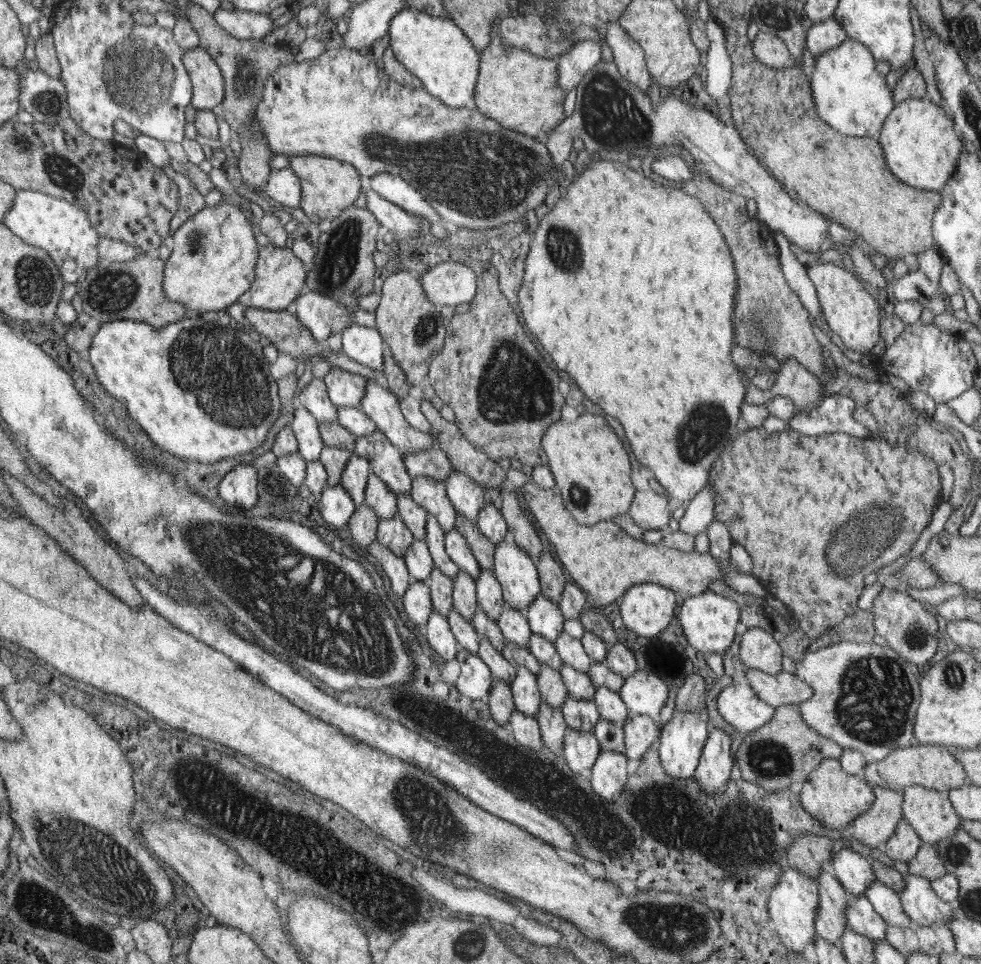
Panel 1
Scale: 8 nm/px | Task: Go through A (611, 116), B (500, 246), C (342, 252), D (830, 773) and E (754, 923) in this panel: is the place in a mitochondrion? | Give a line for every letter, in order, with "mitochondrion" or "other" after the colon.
A: mitochondrion
B: other
C: mitochondrion
D: other
E: other

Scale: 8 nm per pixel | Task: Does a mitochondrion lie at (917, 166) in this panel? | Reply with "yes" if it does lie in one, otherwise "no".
no

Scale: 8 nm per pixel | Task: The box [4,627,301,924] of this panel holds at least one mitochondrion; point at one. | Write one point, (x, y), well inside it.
(80, 854)

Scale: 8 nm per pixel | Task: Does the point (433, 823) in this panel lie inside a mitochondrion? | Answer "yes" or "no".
yes

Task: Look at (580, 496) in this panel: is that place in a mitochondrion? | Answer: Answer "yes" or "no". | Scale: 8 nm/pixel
yes

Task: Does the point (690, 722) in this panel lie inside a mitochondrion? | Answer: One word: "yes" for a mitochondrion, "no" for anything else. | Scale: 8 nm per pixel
no

